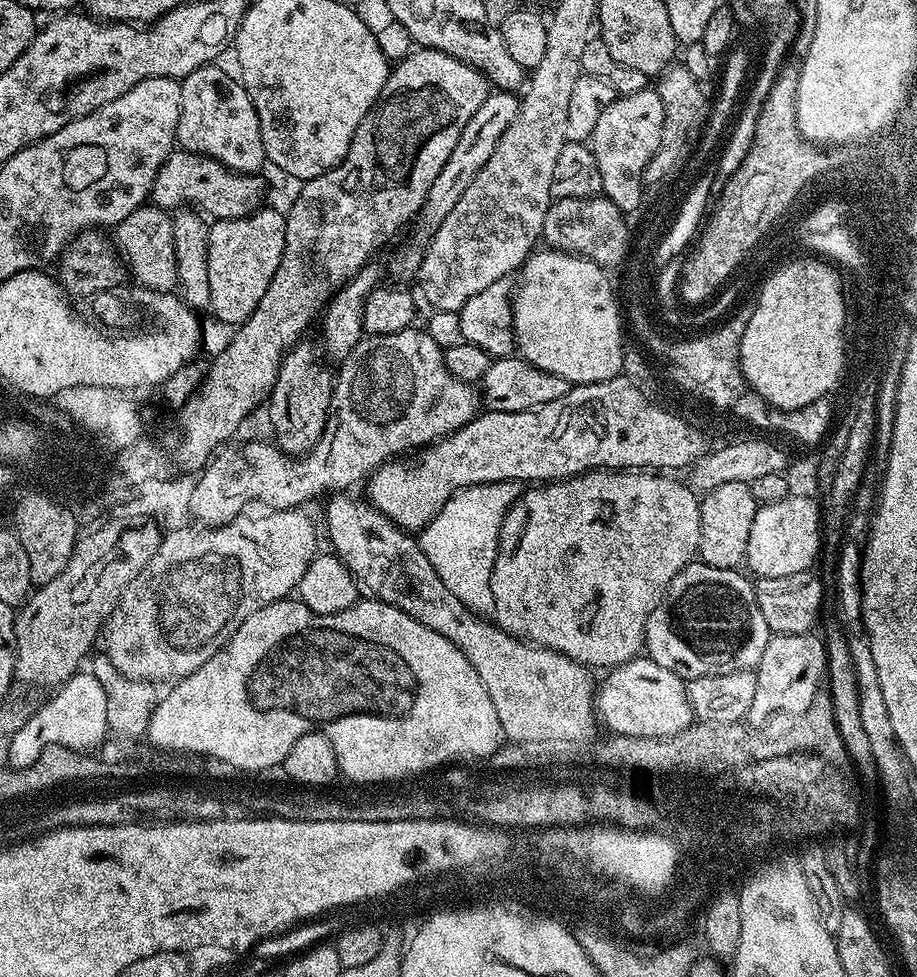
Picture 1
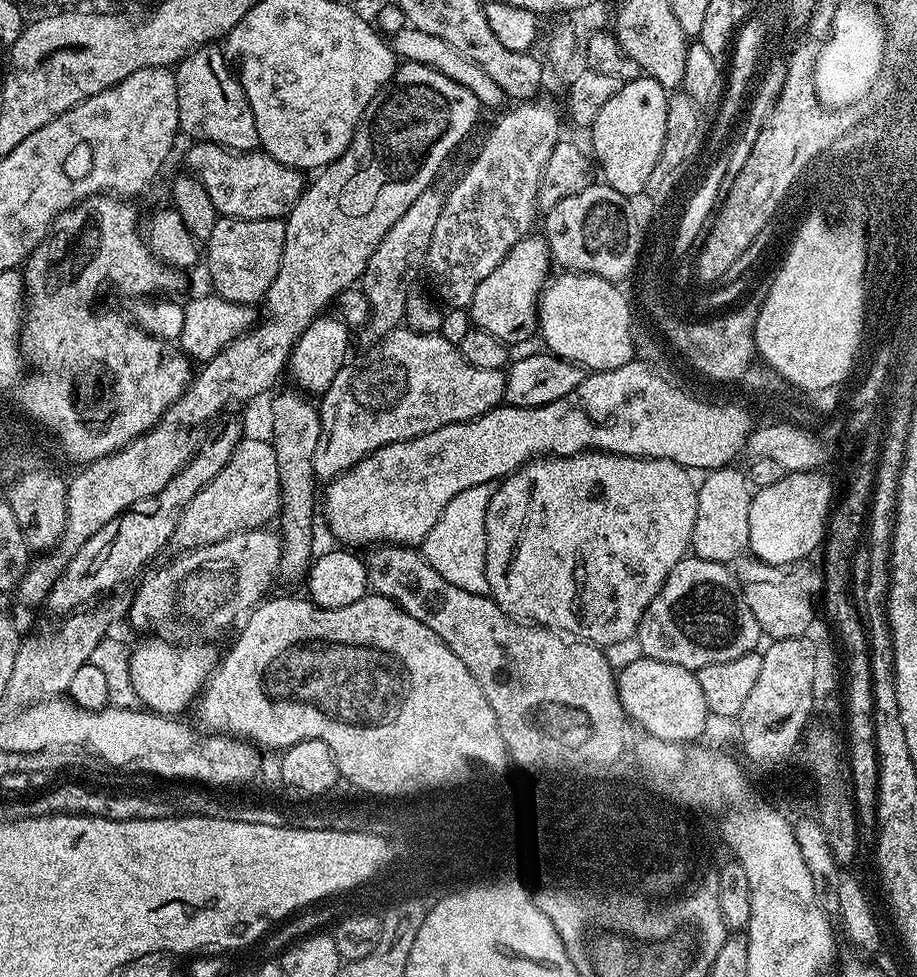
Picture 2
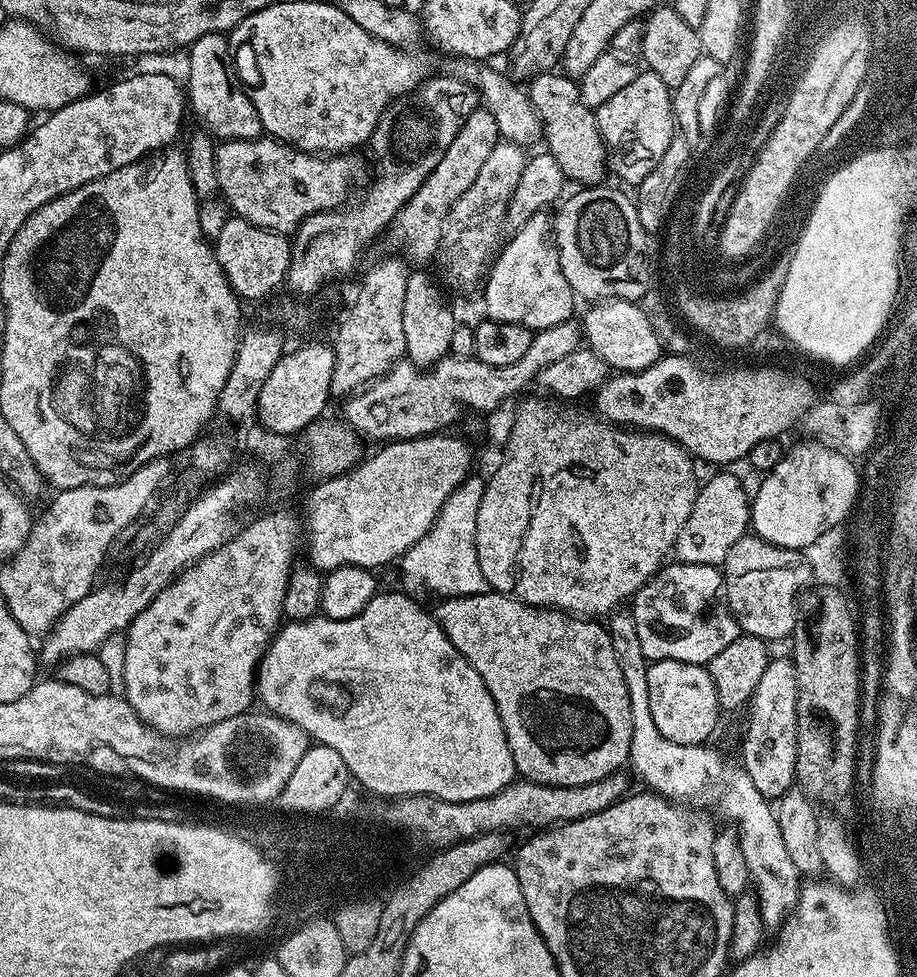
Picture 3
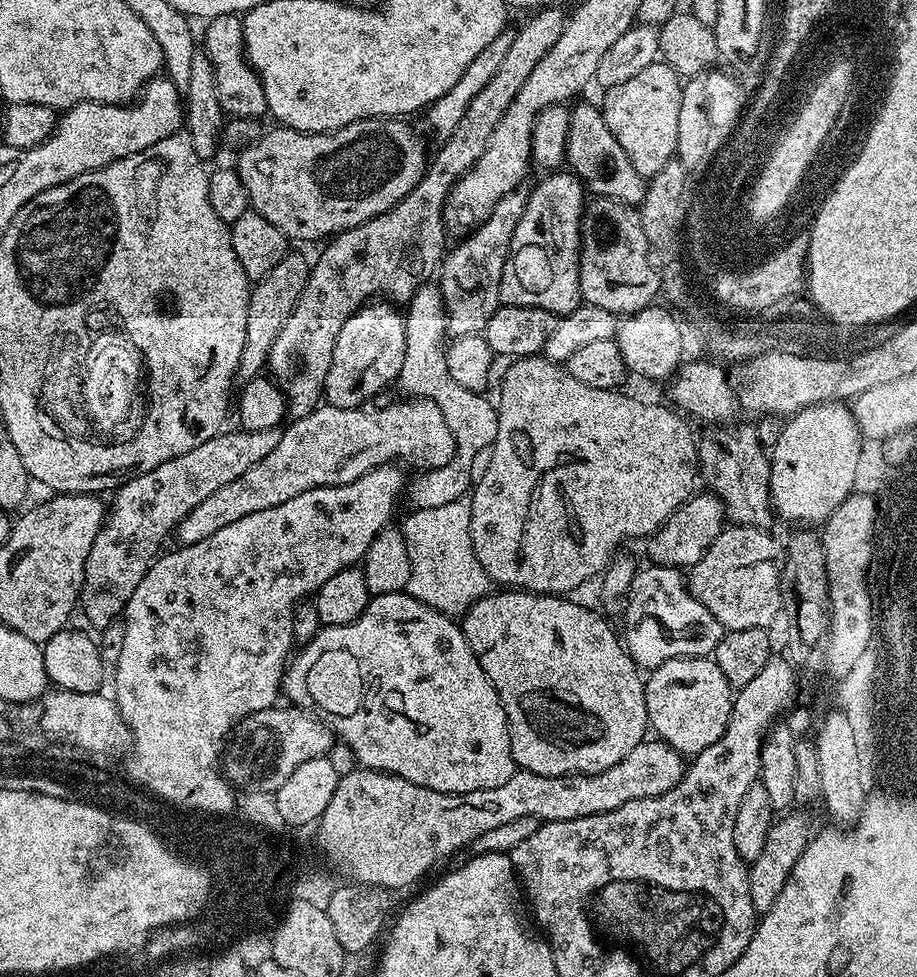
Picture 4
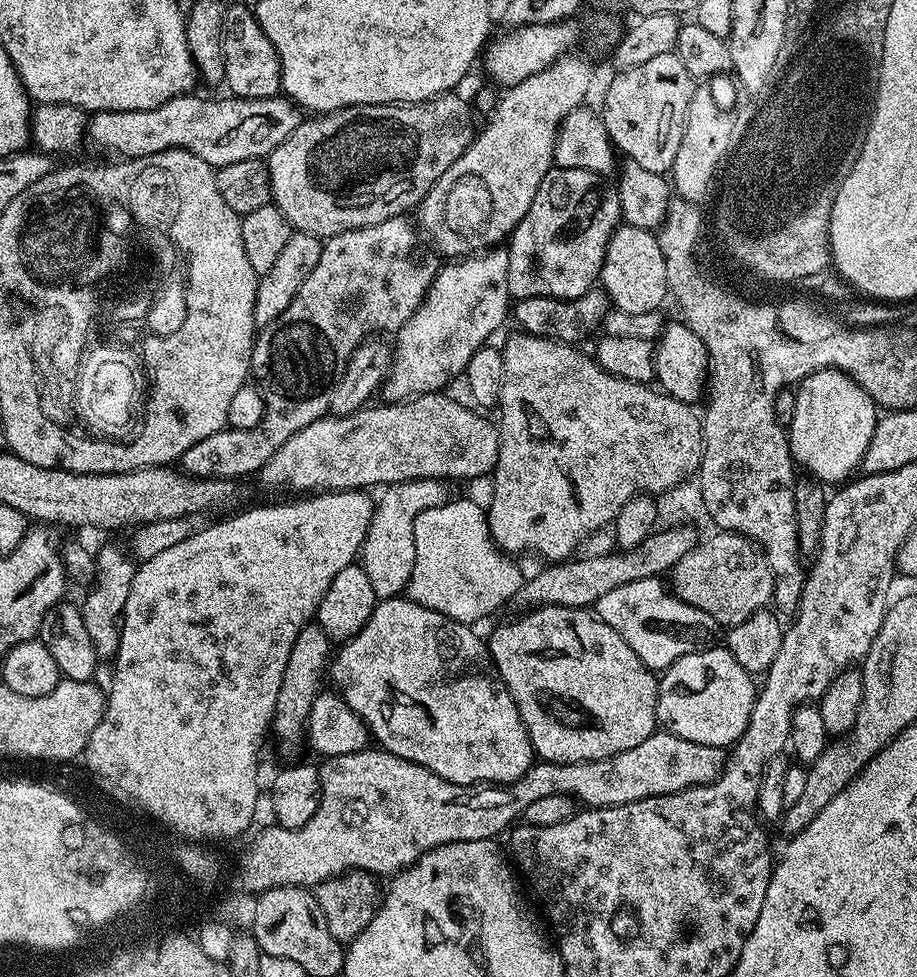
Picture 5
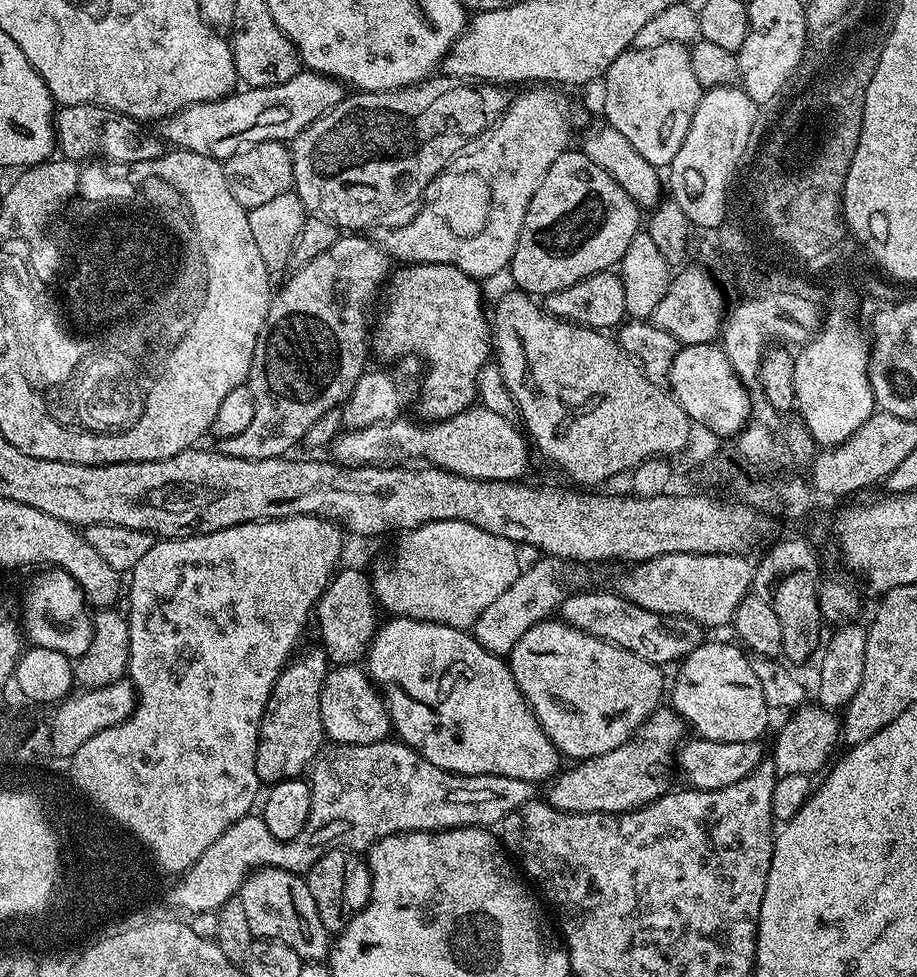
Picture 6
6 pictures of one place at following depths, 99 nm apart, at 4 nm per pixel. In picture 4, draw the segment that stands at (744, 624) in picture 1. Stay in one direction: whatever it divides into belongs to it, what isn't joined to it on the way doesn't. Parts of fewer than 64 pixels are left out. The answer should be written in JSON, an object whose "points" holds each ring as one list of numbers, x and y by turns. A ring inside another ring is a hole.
{"points":[[648,566,648,569,637,571,632,590,628,593,628,603,622,613,624,632,622,628,622,643,632,656,632,661,641,669,651,670,662,662,673,660,679,656,706,656,711,657,716,651,718,642,723,638,726,629,702,606,698,598,688,588,685,573,679,568,662,568]]}

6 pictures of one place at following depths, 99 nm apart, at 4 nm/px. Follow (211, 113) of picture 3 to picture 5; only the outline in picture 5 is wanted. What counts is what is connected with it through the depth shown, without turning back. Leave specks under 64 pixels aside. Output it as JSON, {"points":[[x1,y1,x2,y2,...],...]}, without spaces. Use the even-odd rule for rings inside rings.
{"points":[[228,4,224,9,224,84,233,97,242,100,257,100,281,95,280,63,274,46,256,21,255,11,244,4]]}

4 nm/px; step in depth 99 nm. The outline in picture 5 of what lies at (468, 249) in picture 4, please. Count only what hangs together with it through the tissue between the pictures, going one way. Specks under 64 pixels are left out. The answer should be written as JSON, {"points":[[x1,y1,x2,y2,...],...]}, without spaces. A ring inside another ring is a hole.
{"points":[[493,246,483,252,477,252,471,256,465,256,457,259,455,262,448,262,437,272,436,277,432,279,432,284,428,287,428,293,424,295,424,301,418,306,418,310,407,322,404,323,394,333,394,347,392,348,392,364,388,367,388,375,384,377,382,385,382,396,385,401,399,402,402,400,411,400,414,396,424,396,427,392,438,392,447,389,447,384,455,378,456,375,463,373,467,369,470,358,480,348,485,347,489,343,488,340,500,327,507,321,510,316,510,293,508,290,508,250,504,246]]}

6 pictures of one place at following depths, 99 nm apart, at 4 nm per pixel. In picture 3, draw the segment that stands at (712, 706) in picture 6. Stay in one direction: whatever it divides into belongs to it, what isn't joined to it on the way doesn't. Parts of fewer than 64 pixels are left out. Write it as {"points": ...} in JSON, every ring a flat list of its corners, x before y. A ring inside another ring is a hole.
{"points":[[658,660,648,666,648,701,654,726,670,742,679,744,703,745,704,740,716,728,722,717,718,694,703,664,678,662,677,660]]}

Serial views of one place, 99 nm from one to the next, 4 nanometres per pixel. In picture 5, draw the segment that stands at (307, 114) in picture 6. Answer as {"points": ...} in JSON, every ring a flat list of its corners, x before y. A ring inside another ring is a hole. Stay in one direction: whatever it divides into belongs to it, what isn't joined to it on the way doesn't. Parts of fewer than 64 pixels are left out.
{"points":[[196,95,175,96,162,106,154,106,154,110,97,112,89,119,87,139,108,152,121,152,124,158,184,148,217,169,243,160,267,158,302,122,301,109,283,95,257,100,203,100]]}

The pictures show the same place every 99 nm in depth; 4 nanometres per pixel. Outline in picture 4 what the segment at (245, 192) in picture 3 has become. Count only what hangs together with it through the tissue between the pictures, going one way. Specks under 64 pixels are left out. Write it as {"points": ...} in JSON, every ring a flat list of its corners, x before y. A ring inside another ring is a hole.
{"points":[[373,118,355,120,333,132,299,132,293,128,272,126,259,140,241,147,238,171,248,195,251,211,274,222,289,241,331,238,359,224,365,224,395,204,424,177,429,153,424,153,420,136,404,118]]}

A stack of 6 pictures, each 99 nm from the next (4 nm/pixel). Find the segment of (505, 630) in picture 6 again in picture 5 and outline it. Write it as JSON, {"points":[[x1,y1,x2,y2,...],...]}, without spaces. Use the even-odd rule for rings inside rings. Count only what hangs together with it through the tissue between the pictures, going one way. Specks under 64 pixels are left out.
{"points":[[687,523,679,524,676,528,657,531,654,530,637,548,615,550,605,556,584,556,570,560,549,563,548,568,541,570,537,576,529,575,520,587,518,595,529,609,550,606,570,606,571,608,591,609,602,598,602,594,610,594,617,586,626,586,626,582,638,582,642,578,651,576,660,578,671,573,672,568,698,542,695,527]]}

